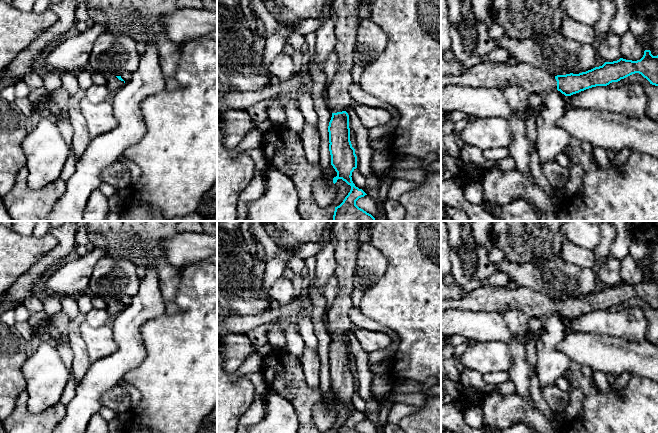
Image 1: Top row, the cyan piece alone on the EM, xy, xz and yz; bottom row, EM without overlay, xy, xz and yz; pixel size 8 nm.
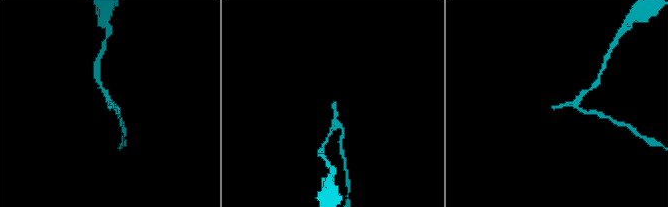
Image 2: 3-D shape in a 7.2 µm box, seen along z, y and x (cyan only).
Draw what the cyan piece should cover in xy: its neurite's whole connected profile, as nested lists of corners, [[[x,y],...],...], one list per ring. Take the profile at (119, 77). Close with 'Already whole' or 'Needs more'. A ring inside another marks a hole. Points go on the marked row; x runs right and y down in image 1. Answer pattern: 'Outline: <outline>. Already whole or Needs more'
Outline: [[[113,76],[107,78],[107,88],[109,89],[111,95],[113,95],[116,91],[118,91],[124,85],[124,80],[121,76]]]. Needs more

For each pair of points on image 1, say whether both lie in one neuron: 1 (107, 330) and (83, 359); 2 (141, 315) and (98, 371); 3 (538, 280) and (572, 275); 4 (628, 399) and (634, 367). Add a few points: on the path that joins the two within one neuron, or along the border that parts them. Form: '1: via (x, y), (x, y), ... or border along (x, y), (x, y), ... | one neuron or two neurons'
1: border along (79, 331), (91, 363) | two neurons
2: via (128, 330), (128, 347), (113, 362) | one neuron
3: via (546, 278), (564, 278) | one neuron
4: border along (631, 374), (647, 378) | two neurons

